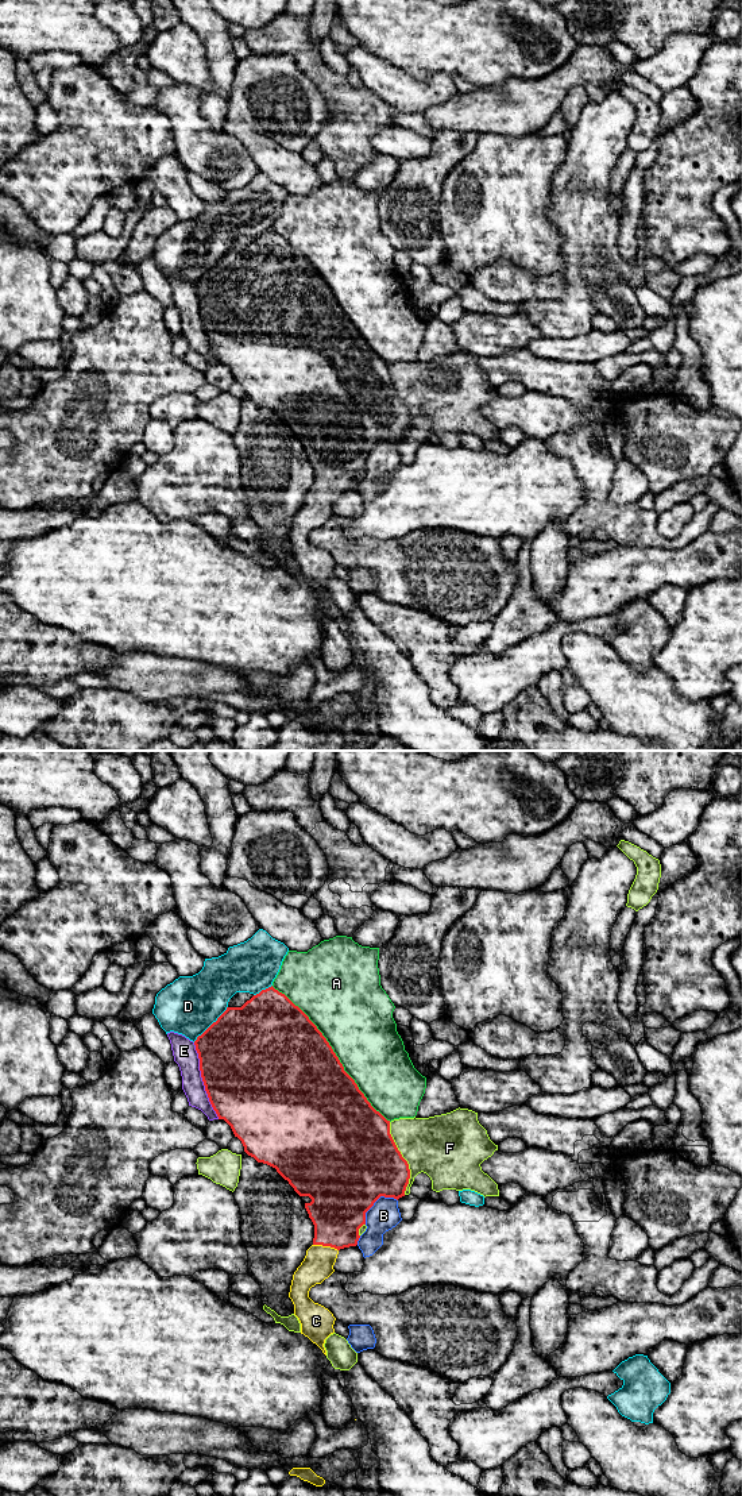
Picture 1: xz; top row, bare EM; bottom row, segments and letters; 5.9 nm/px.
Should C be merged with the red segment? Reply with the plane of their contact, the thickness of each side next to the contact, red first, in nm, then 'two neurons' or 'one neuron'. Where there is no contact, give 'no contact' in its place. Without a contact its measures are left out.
xz | 340/190 nm | one neuron

